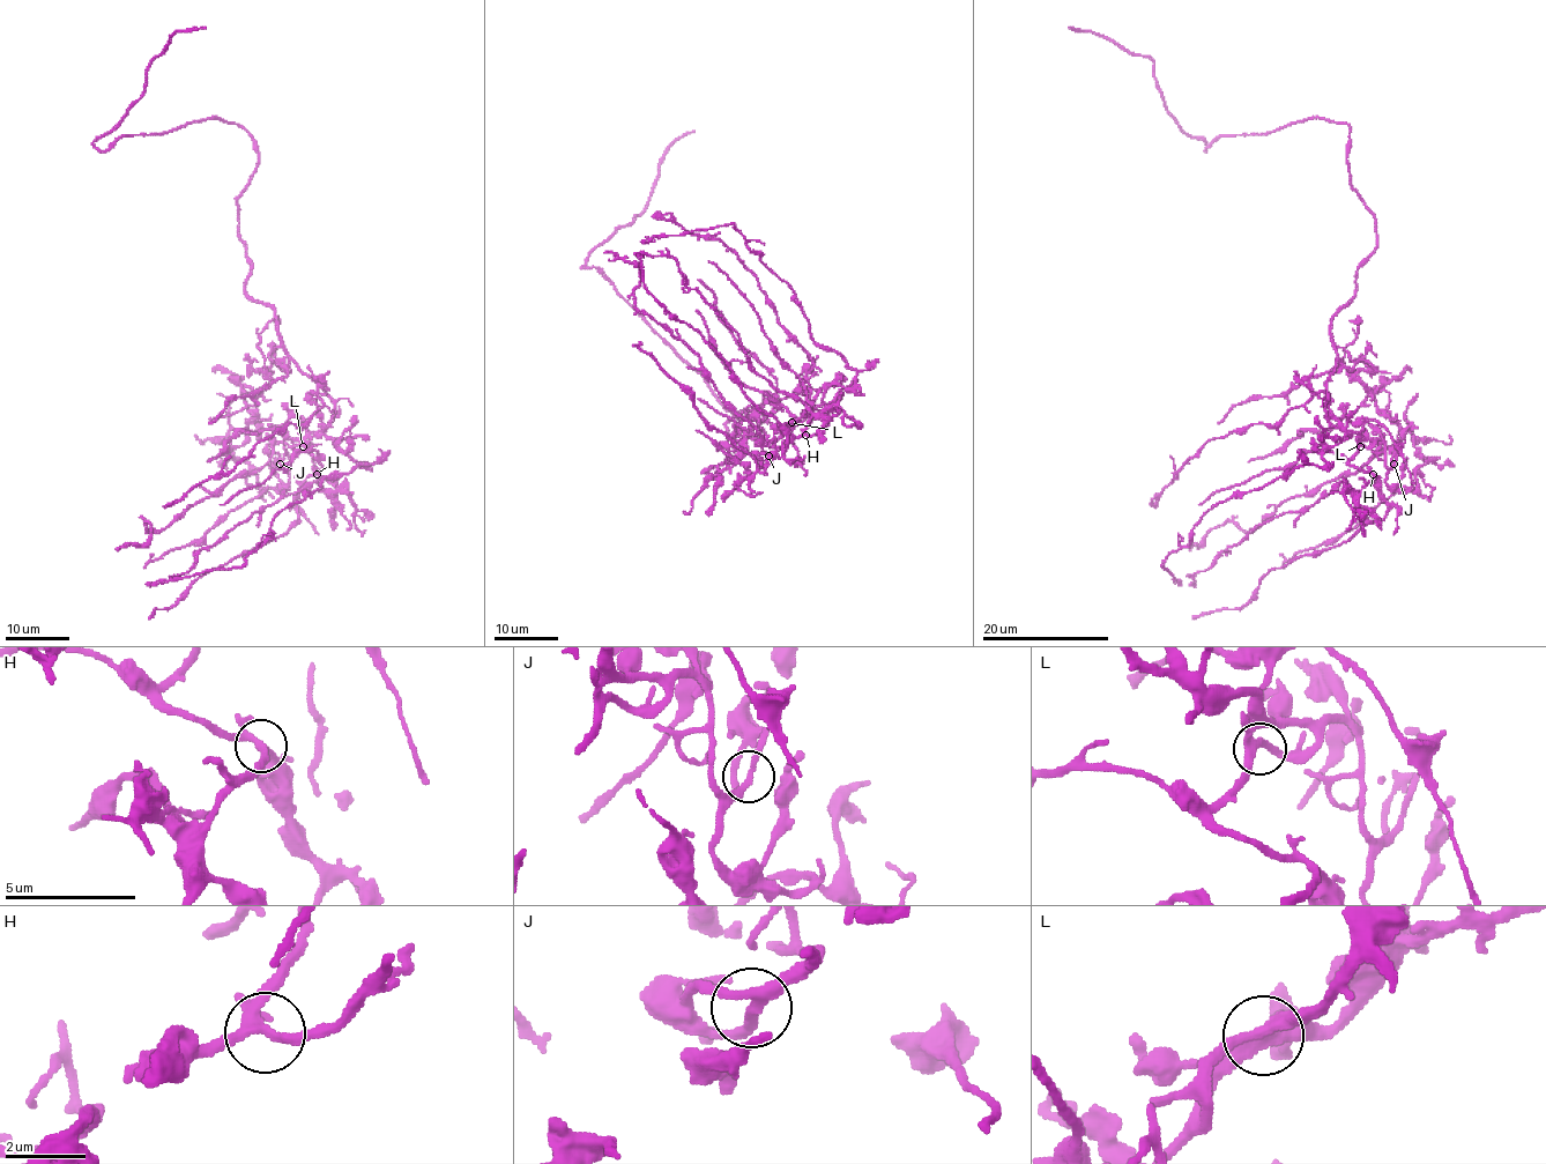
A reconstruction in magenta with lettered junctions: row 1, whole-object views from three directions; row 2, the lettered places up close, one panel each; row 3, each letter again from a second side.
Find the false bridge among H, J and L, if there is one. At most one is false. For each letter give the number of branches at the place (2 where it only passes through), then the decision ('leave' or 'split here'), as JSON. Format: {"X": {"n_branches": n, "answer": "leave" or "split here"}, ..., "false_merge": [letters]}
{"H": {"n_branches": 4, "answer": "leave"}, "J": {"n_branches": 4, "answer": "leave"}, "L": {"n_branches": 4, "answer": "leave"}, "false_merge": []}

